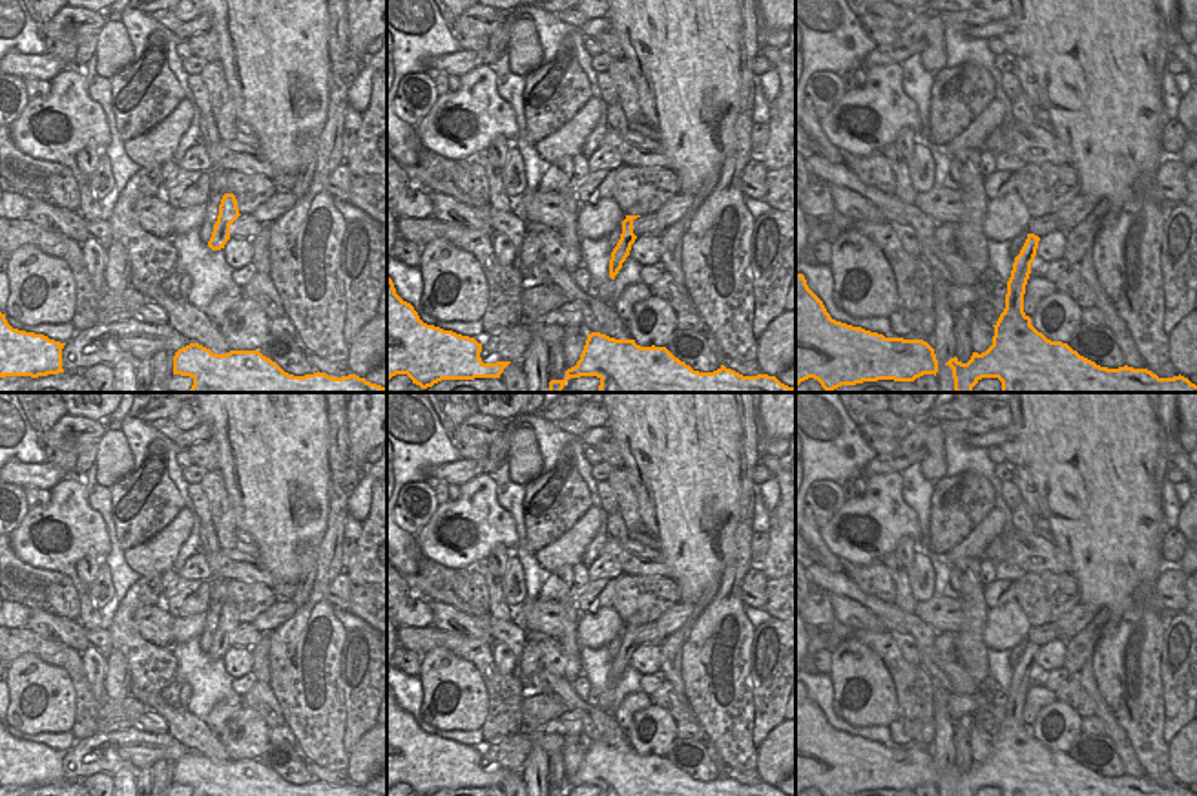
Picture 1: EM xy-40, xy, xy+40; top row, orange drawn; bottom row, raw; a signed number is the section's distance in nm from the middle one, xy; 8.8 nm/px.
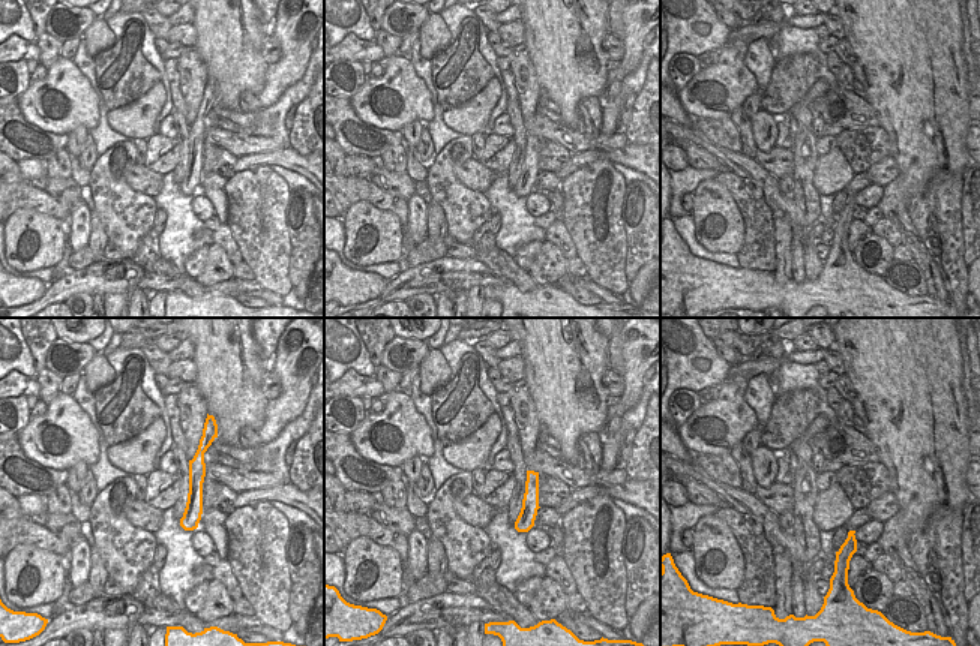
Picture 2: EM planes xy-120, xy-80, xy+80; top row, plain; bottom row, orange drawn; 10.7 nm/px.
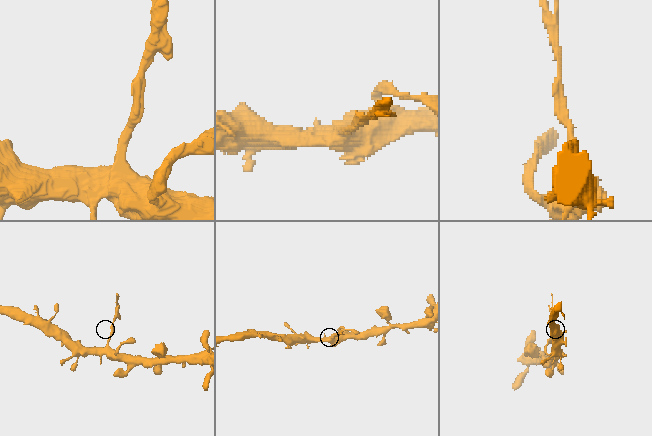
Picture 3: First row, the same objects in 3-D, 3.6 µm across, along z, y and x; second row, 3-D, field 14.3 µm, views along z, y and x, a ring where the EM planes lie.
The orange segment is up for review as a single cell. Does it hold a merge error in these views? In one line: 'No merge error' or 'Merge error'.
Merge error.

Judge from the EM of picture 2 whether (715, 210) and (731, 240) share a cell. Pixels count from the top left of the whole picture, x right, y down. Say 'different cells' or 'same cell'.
same cell

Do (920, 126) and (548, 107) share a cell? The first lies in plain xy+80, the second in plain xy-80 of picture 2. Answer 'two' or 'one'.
two

